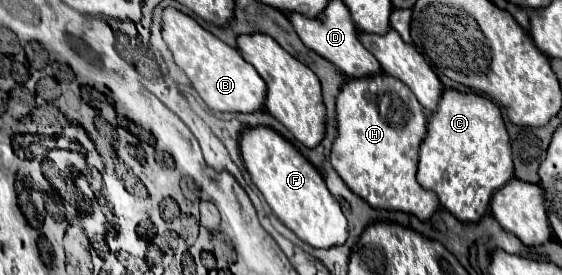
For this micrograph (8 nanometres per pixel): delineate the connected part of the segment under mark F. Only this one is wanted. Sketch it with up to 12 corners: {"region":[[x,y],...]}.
{"region":[[271,127],[241,157],[271,211],[321,249],[347,219],[319,171]]}

